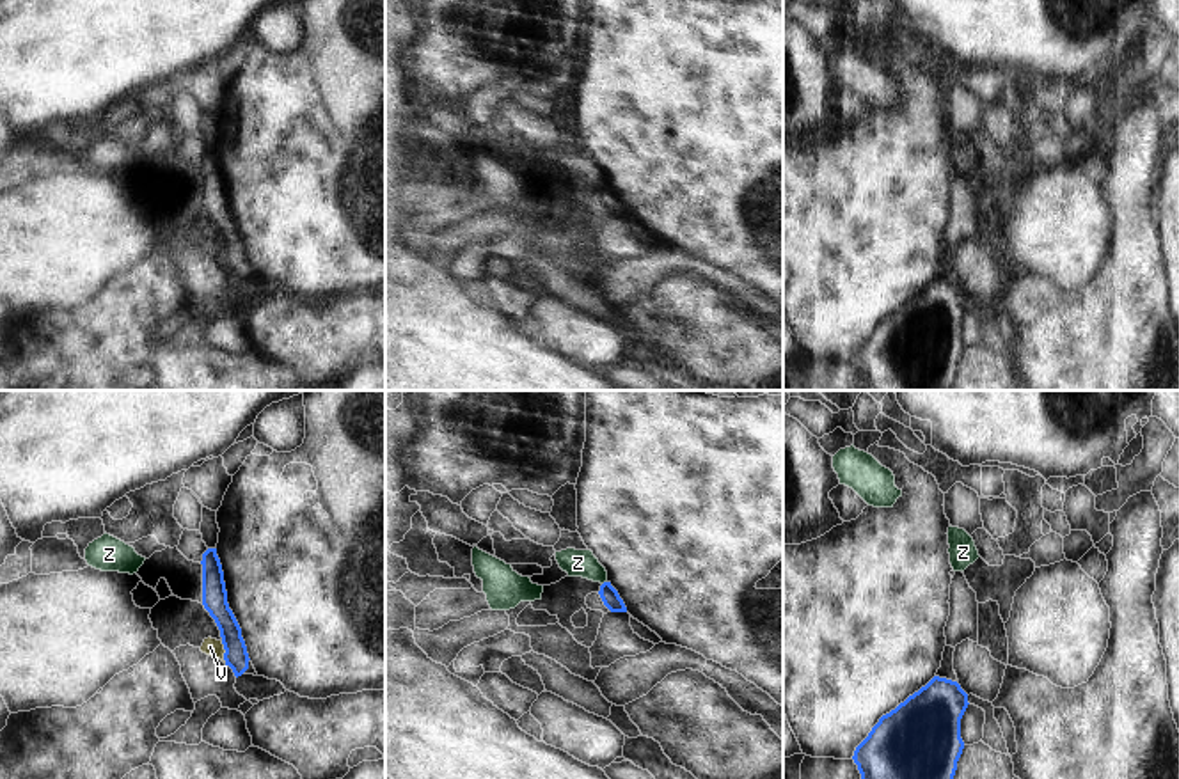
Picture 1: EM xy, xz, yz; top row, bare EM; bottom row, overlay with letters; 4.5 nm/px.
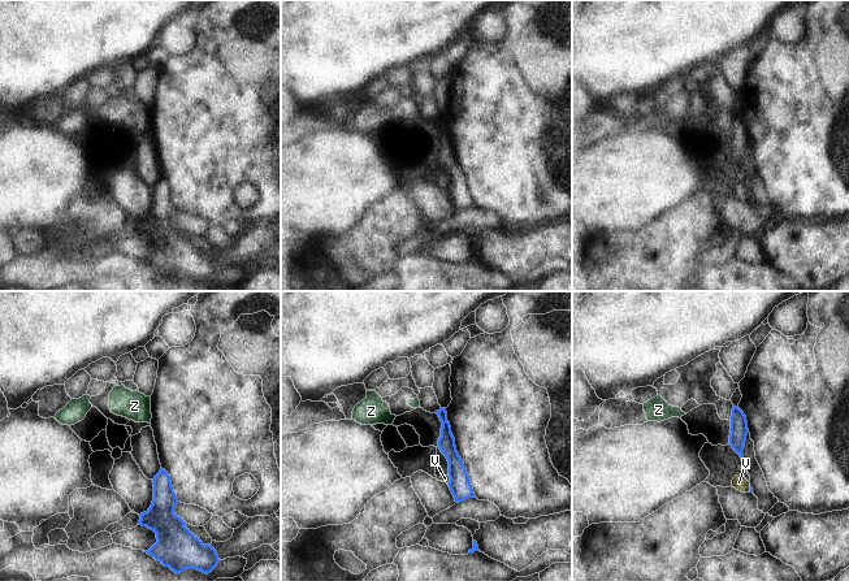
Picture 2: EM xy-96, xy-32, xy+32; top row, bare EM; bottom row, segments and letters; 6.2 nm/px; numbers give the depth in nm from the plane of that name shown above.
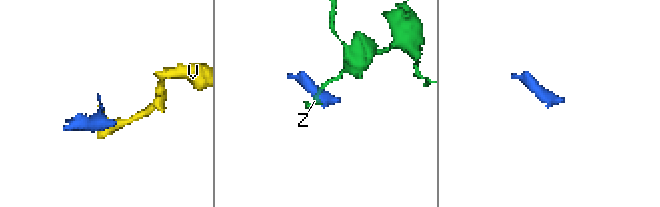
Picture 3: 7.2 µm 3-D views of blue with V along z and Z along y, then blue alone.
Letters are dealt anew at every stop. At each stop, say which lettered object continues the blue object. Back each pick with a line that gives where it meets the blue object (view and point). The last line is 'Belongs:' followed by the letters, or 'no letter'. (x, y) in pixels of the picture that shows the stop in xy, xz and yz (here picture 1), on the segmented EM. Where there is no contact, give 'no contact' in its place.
Belongs: no letter

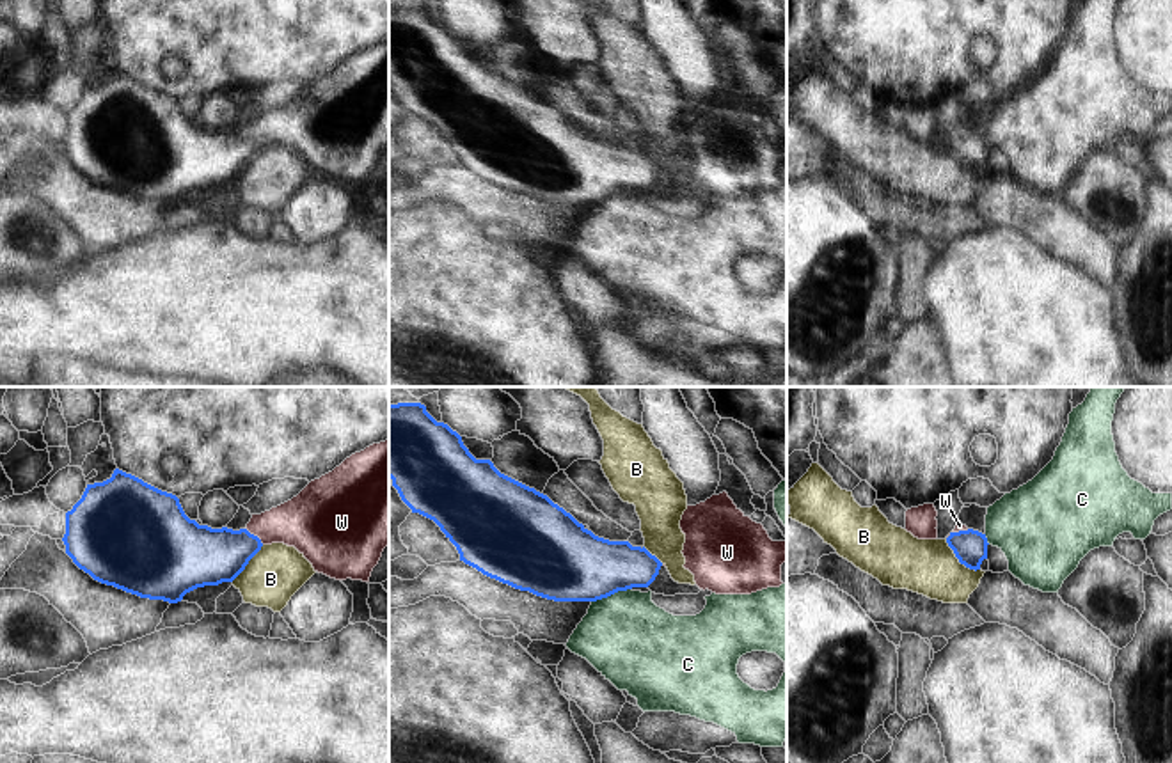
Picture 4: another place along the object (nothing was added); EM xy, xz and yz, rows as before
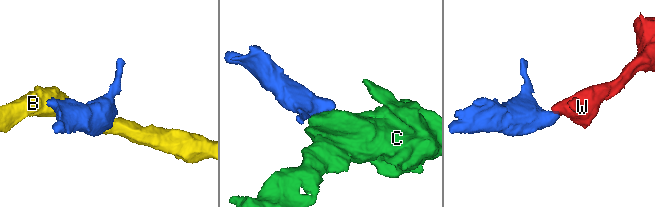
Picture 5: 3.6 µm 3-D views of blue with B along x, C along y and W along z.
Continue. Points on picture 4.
W: contact xy (253, 534)
Belongs: W

